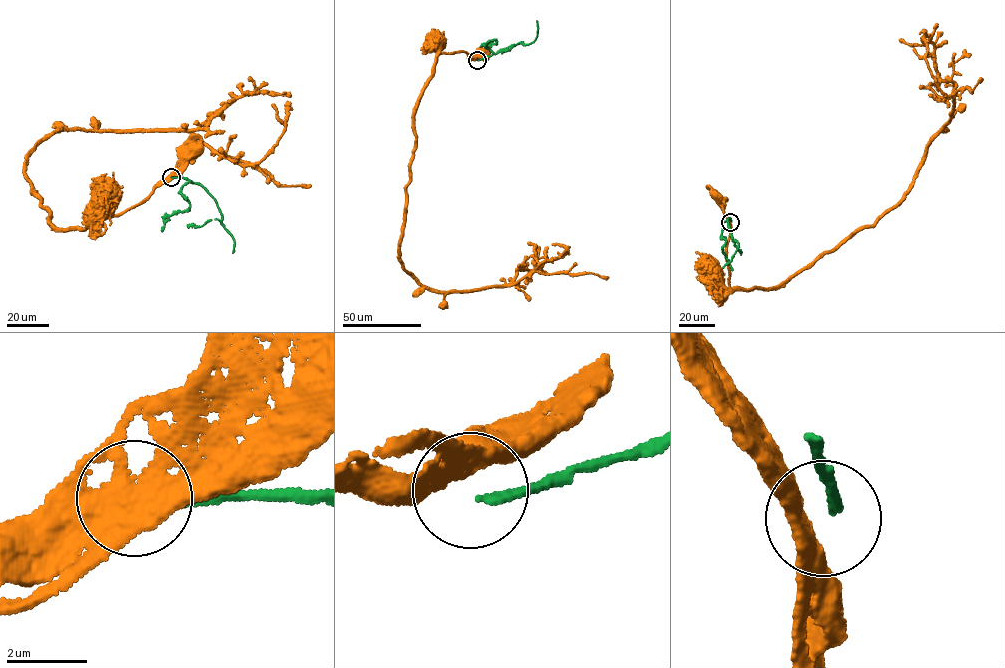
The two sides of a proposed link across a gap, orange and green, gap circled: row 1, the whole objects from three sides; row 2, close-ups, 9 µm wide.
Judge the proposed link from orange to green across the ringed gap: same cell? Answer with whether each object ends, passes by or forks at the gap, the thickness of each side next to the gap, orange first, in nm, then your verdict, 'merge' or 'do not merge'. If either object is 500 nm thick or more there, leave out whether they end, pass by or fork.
500/200 nm | do not merge

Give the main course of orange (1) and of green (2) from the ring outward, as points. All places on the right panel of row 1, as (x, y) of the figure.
1: (730, 222), (718, 194)
2: (731, 221), (730, 218), (727, 226), (739, 246), (731, 261), (722, 268)

